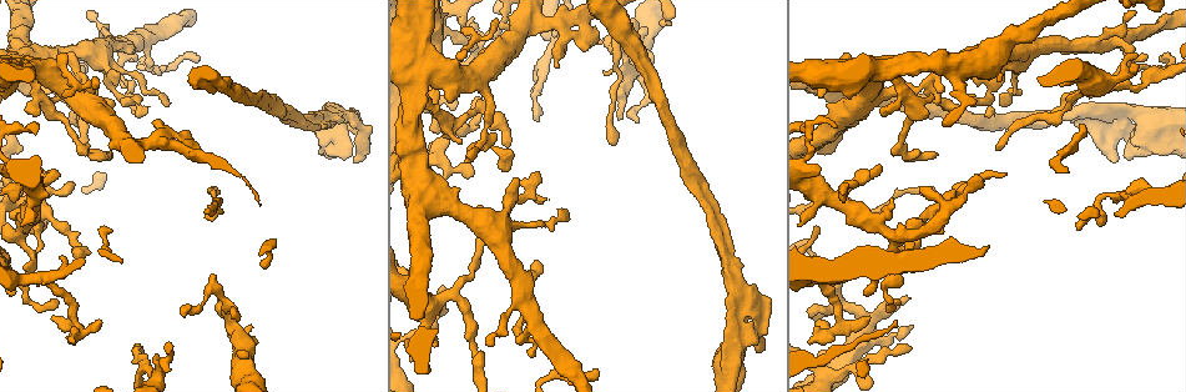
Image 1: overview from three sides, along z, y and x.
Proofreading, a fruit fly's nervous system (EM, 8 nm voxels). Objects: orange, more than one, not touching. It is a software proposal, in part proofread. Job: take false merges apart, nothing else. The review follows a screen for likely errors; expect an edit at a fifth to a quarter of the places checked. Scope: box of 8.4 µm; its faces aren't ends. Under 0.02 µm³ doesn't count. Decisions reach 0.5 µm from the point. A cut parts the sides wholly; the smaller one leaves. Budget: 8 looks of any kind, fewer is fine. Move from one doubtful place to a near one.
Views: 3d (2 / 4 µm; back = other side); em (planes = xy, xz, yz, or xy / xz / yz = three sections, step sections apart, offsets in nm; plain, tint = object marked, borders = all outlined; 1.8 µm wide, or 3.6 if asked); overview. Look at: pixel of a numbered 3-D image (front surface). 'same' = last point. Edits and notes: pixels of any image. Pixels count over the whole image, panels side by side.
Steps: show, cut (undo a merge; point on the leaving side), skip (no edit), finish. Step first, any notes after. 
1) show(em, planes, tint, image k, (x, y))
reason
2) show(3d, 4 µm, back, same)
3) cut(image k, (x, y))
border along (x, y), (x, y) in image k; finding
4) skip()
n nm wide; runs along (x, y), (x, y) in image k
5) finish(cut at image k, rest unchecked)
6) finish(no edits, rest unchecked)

show(3d, 4 µm, image 1, (870, 68))
two arms at a narrow angle

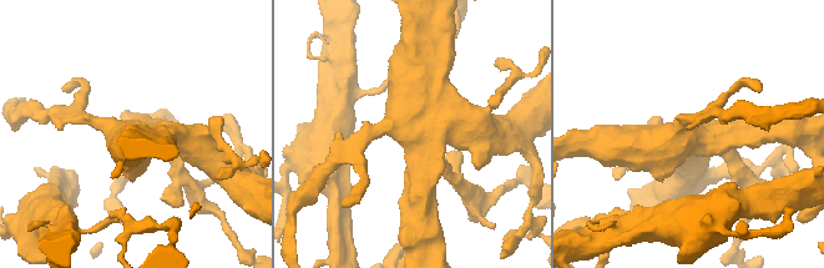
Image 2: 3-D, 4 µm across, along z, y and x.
show(em, 3.6 µm, planes, tint, image 2, (687, 134))

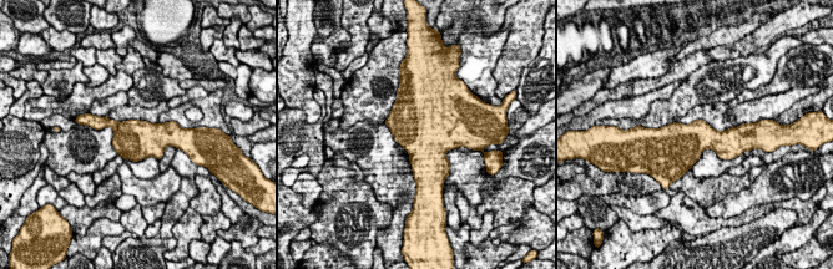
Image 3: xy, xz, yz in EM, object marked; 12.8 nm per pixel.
skip()
460 nm wide; continuous, no second neuron

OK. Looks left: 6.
show(em, 3.6 µm, planes, plain, image 1, (1116, 129))

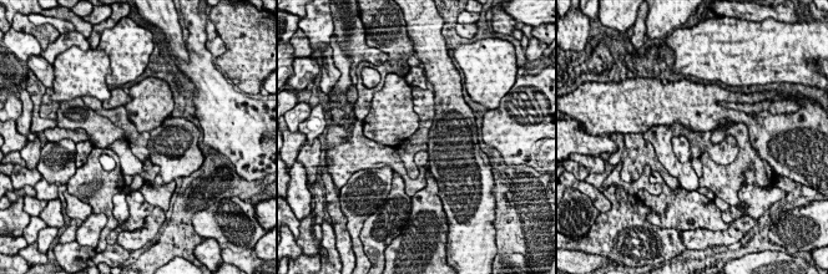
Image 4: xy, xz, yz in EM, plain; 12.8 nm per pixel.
show(em, 3.6 µm, planes, borders, same)

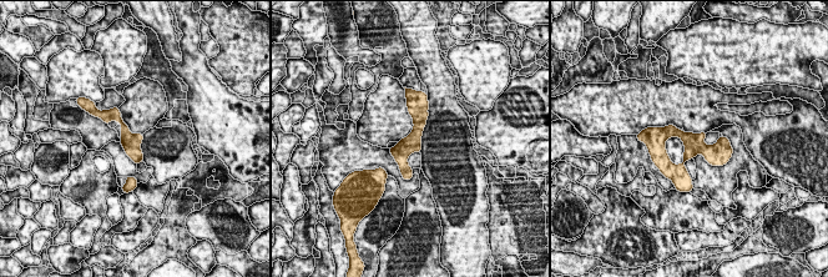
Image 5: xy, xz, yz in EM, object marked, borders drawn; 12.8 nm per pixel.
skip()
runs along (654, 139), (678, 132), (703, 149), (725, 147) in image 5; continuous, no second neuron

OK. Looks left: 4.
show(em, 3.6 µm, planes, tint, image 1, (75, 320))
abrupt turn

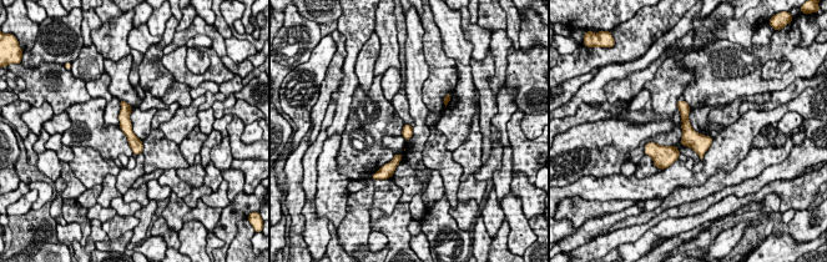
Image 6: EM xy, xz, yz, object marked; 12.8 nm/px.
skip()
140 nm wide; runs along (680, 104), (686, 130), (701, 151) in image 6; one neuron here

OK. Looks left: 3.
finish(no edits, rest unchecked)

